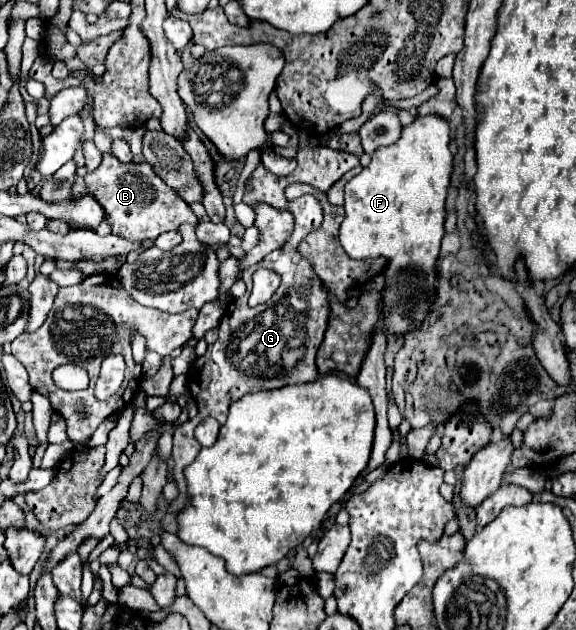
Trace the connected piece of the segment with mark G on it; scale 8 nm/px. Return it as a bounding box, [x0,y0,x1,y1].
[166,251,330,513]

